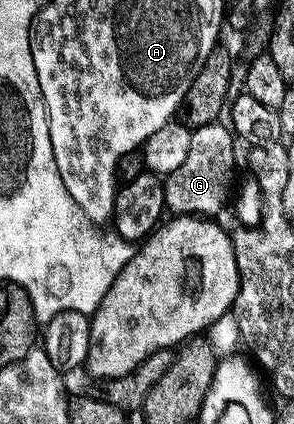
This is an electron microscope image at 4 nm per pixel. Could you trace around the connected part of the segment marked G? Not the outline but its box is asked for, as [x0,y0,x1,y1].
[163,121,237,217]

